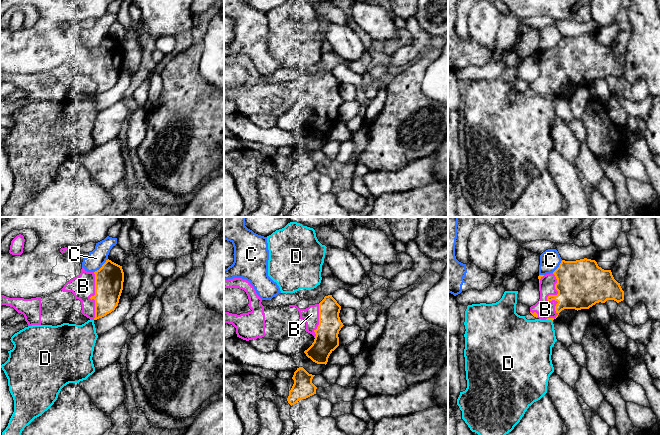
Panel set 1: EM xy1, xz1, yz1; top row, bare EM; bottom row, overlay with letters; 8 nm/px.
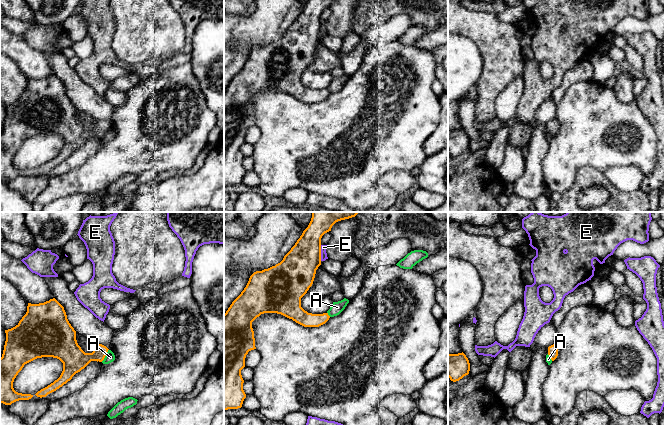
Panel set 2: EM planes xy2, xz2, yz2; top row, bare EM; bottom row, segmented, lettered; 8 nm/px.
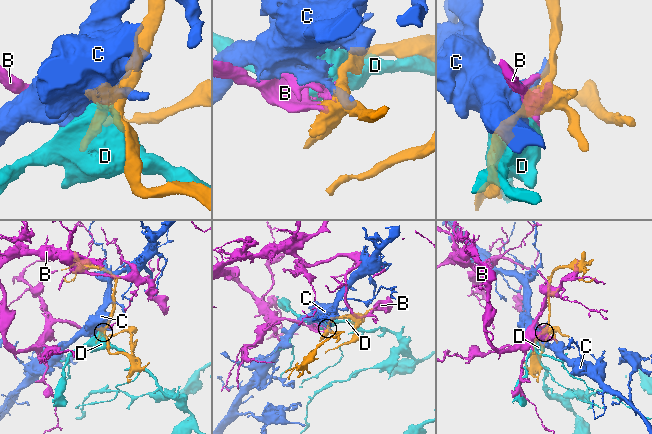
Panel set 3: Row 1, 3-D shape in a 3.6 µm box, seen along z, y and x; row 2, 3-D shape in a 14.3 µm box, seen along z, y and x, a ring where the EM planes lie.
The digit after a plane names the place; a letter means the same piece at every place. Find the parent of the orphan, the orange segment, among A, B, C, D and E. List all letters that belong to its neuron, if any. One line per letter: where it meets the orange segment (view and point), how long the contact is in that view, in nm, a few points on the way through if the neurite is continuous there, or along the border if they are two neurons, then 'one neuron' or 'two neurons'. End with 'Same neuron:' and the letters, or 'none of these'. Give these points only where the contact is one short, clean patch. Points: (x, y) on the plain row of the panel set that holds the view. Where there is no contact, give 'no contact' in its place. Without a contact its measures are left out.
A: xy2 (105, 131) | 120 nm | along xy2 (108, 125), (101, 137) | two neurons
B: yz1 (549, 76) | 380 nm | one neuron
C: xy1 (102, 42) | 160 nm | two neurons
D: yz1 (549, 95) | 60 nm | two neurons
E: xz2 (320, 29) | 130 nm | two neurons
Same neuron: B

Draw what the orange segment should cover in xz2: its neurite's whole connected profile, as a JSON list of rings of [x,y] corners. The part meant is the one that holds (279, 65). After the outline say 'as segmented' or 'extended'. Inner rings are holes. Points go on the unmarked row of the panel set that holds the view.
[[[309,0],[283,36],[268,45],[254,48],[241,70],[224,90],[224,186],[242,183],[246,170],[241,146],[249,127],[256,125],[252,98],[264,89],[277,89],[304,103],[325,100],[328,89],[312,90],[301,83],[301,74],[312,62],[316,46],[321,41],[321,14],[334,0]]]; as segmented

